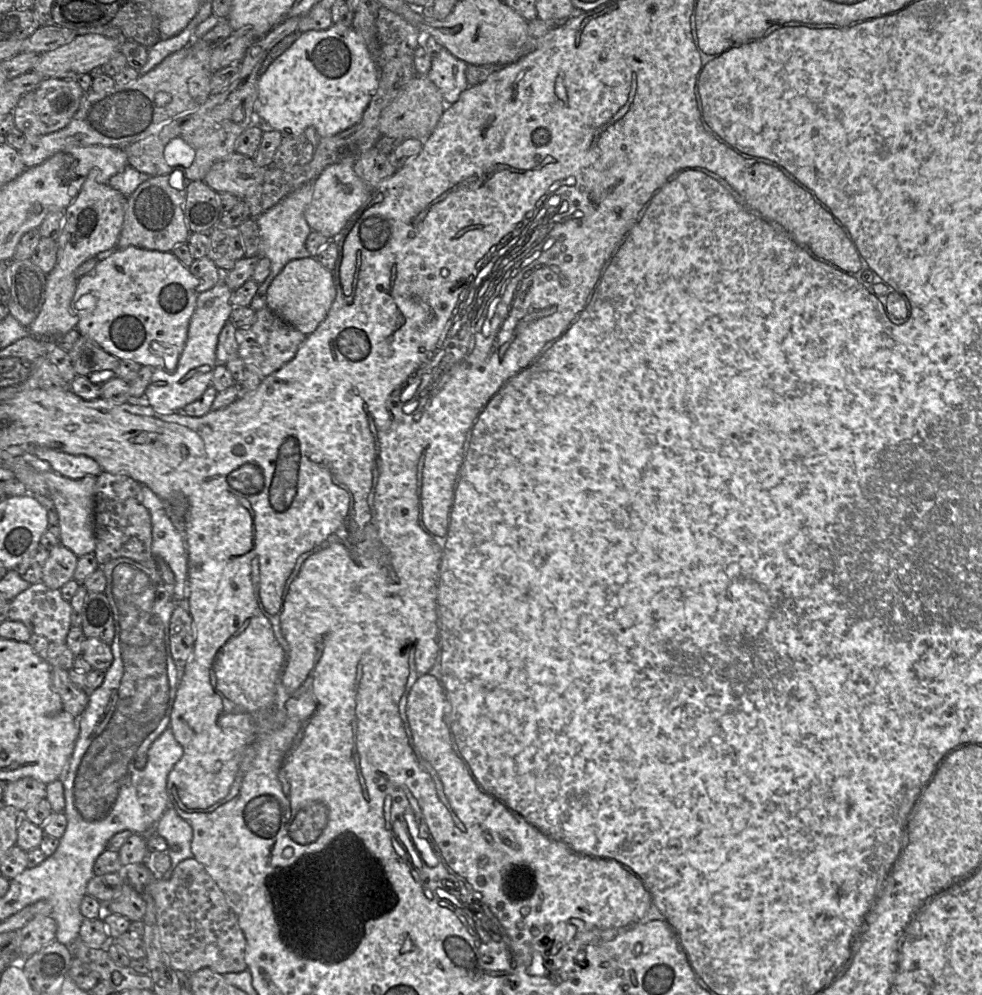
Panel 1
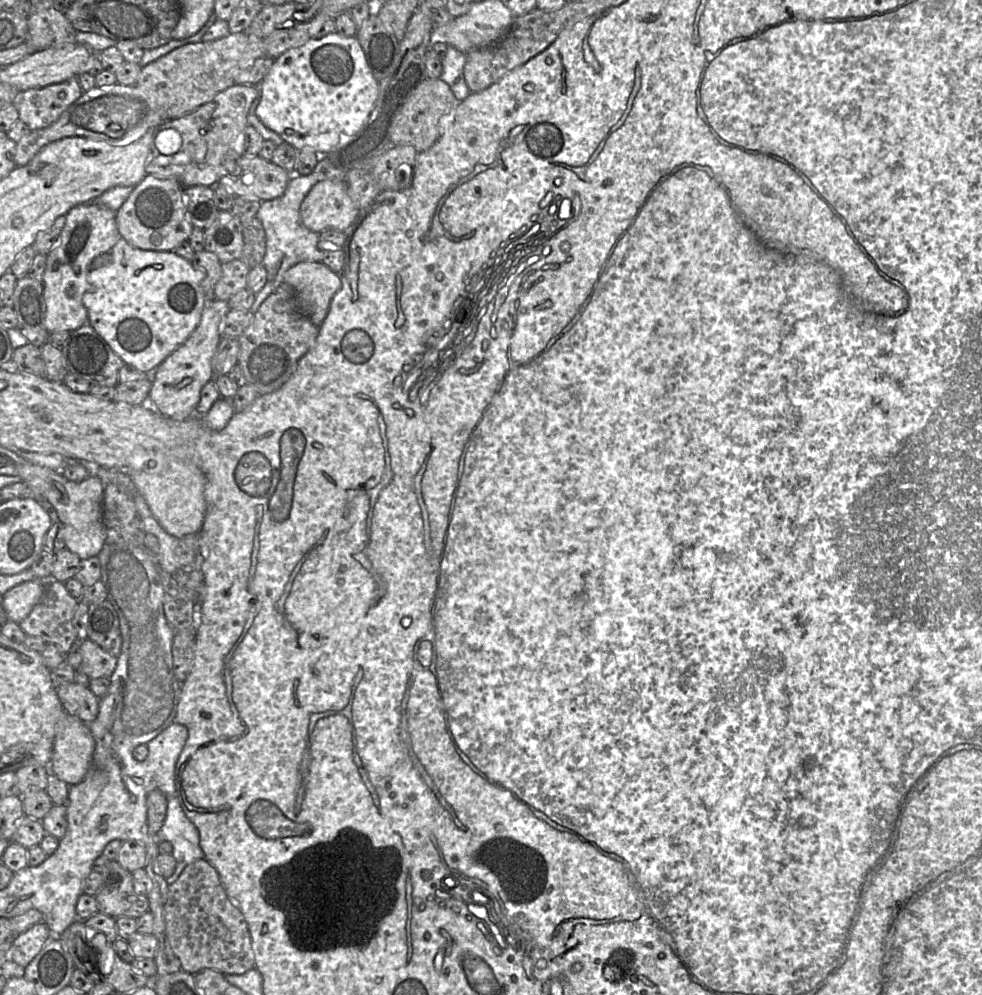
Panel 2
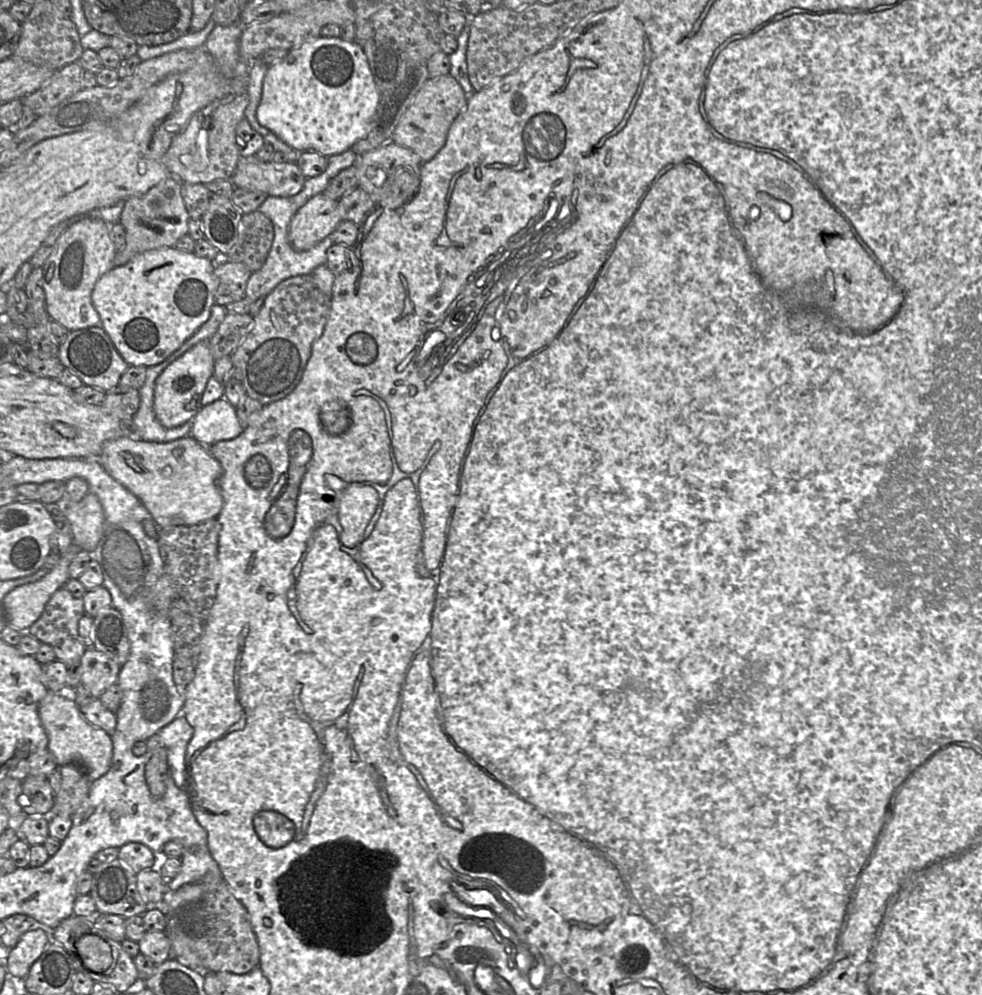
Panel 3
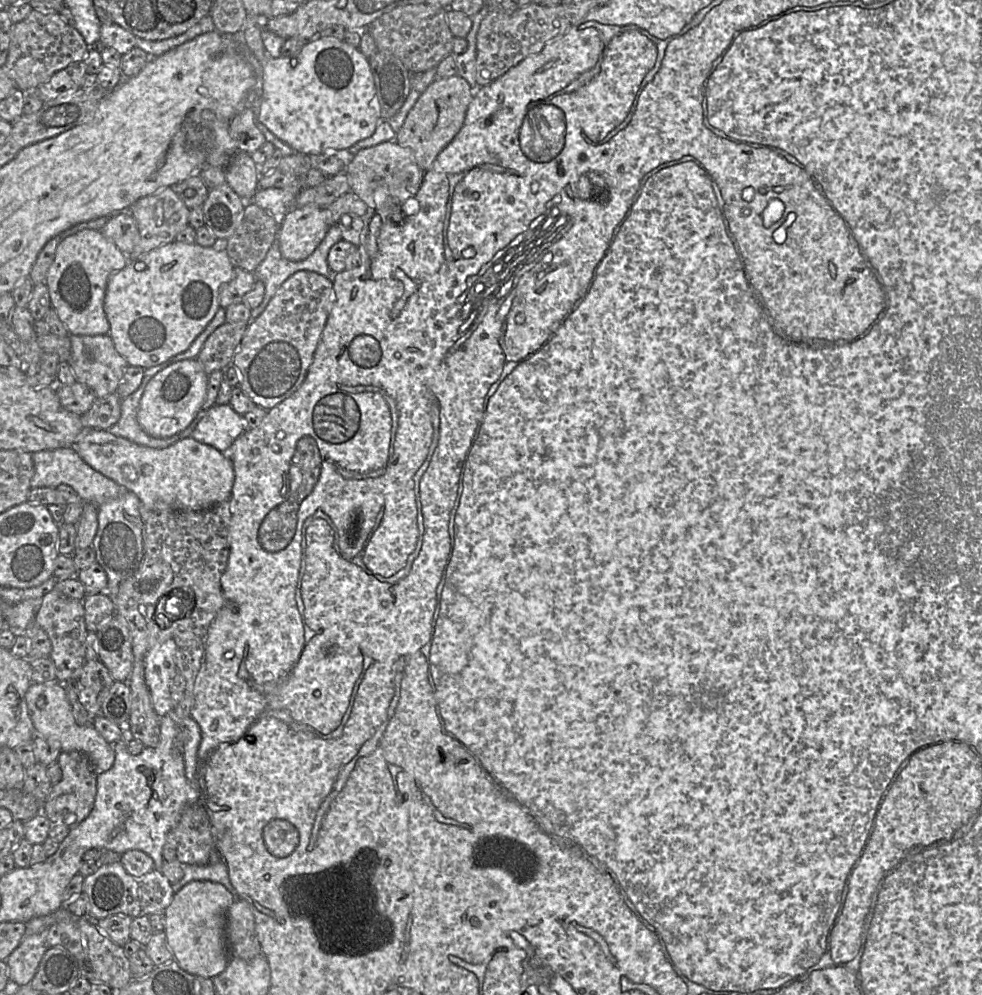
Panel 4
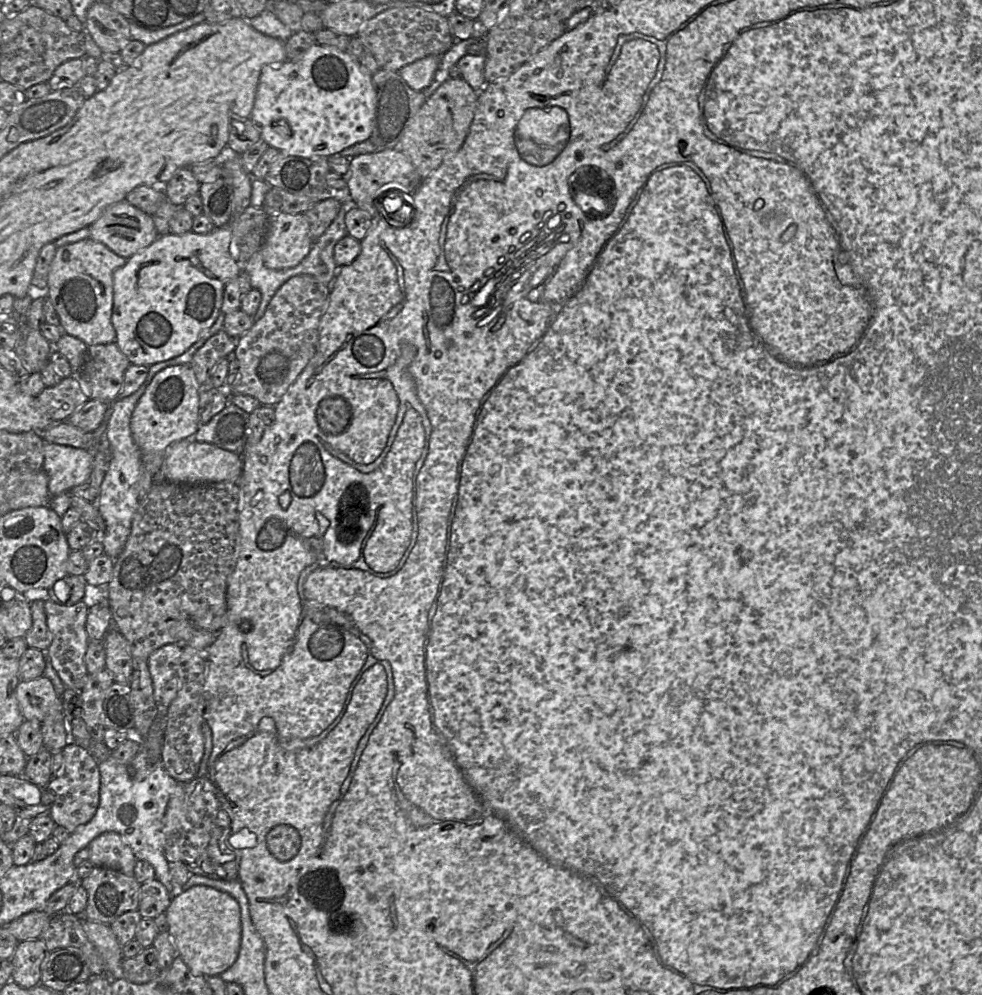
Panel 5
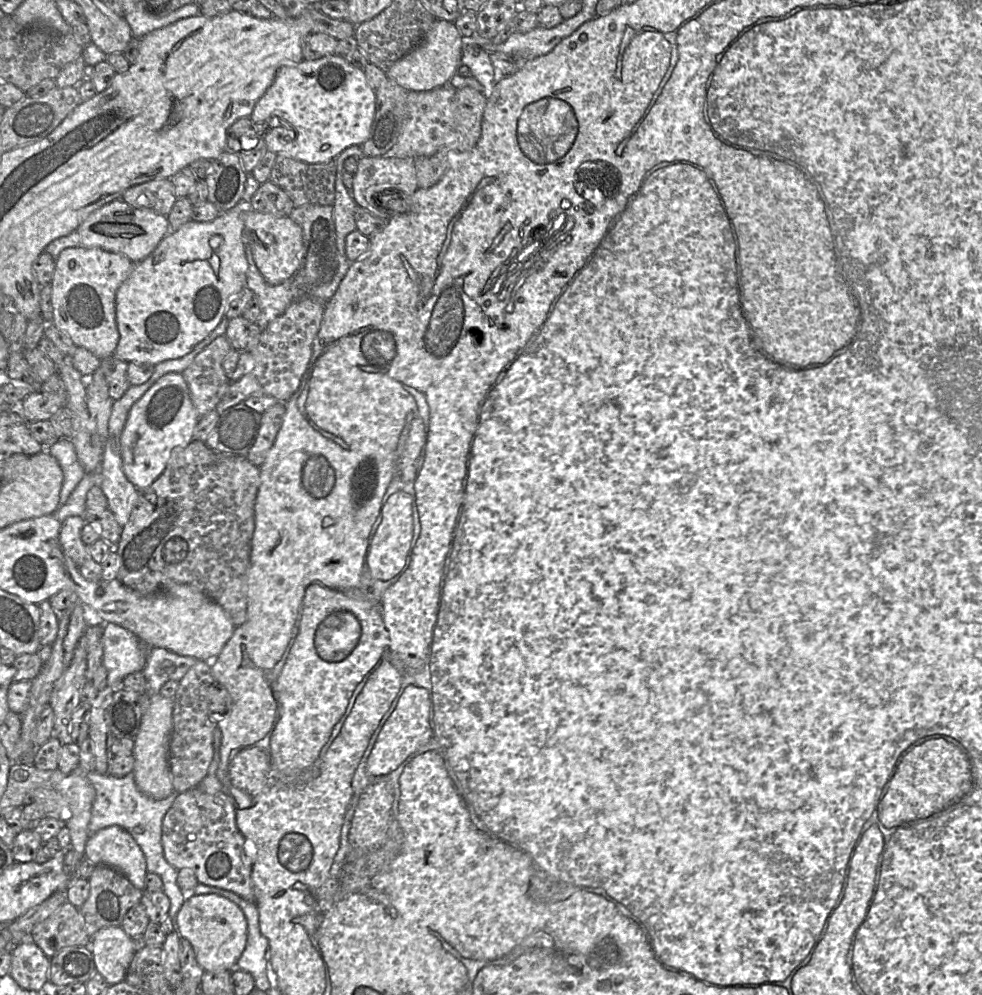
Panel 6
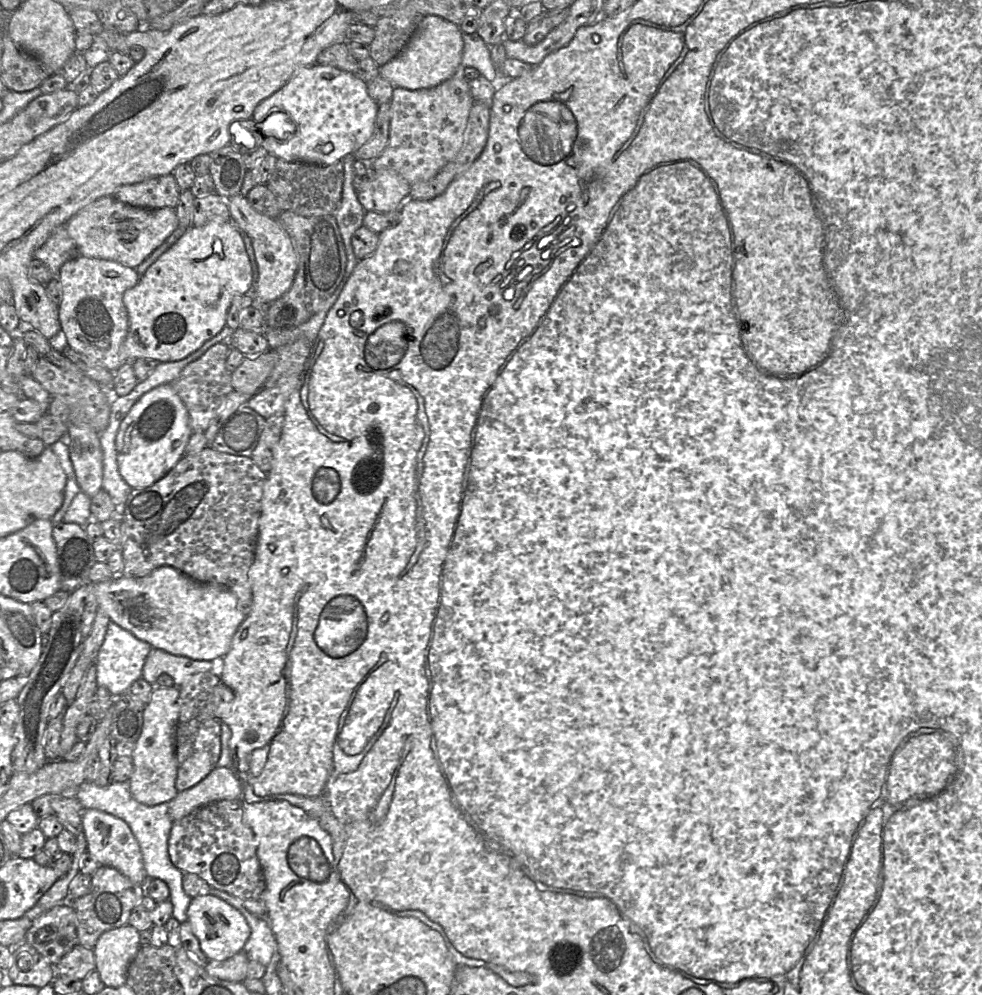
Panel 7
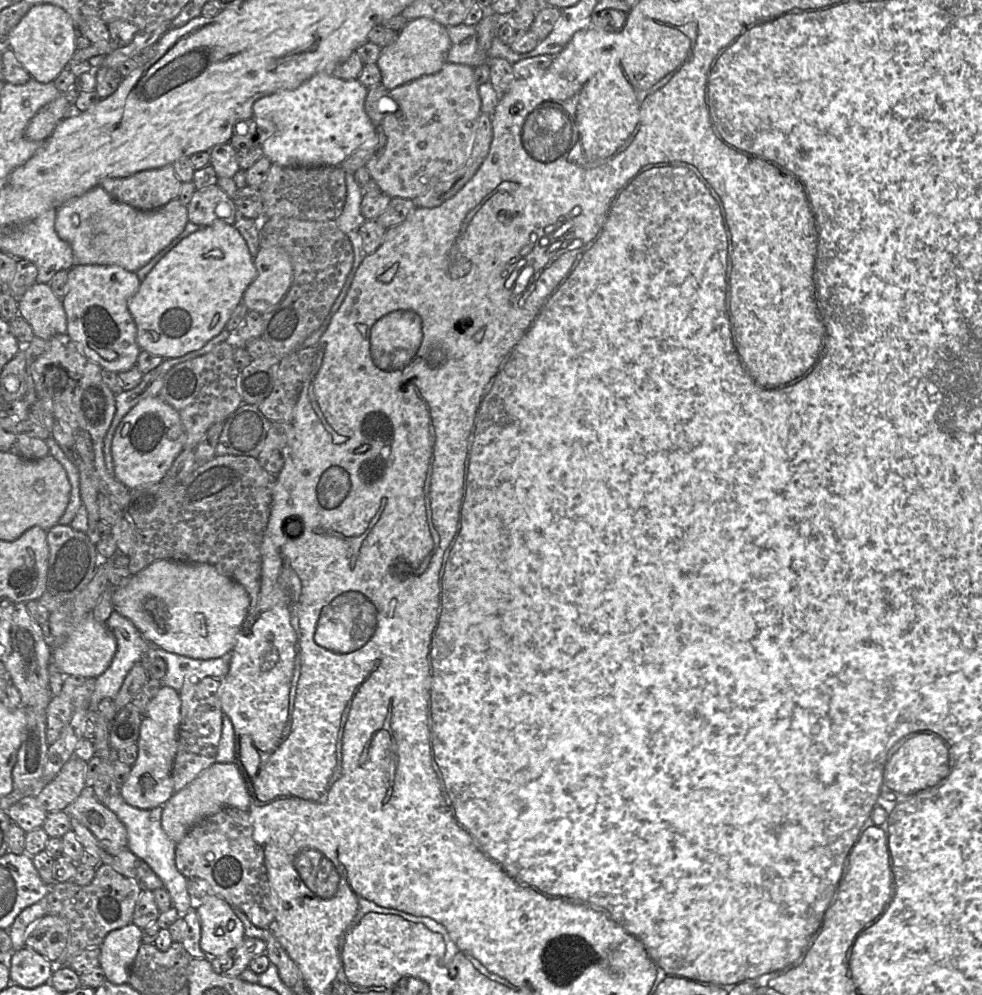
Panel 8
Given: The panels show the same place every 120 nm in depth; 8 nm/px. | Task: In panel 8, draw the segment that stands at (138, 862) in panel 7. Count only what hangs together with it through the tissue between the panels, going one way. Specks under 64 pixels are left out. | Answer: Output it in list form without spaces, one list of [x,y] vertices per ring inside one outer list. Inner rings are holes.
[[[86,786],[80,796],[63,811],[86,826],[108,853],[117,855],[128,848],[125,825],[98,800],[93,787]]]

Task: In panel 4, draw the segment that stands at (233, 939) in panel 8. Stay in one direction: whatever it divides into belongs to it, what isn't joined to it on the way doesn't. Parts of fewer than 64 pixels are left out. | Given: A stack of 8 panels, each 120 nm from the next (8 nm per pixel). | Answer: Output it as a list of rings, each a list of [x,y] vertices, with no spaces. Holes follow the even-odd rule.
[[[212,881],[189,882],[174,894],[171,904],[164,911],[165,934],[174,960],[183,970],[205,978],[213,978],[226,968],[229,962],[225,938],[226,912],[234,901],[235,897],[226,887]]]

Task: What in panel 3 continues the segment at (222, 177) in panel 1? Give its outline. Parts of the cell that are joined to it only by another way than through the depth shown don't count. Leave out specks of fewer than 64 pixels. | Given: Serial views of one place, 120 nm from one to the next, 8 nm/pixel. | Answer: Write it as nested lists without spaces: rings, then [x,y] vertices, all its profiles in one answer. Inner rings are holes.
[[[256,154],[240,156],[231,181],[236,188],[258,190],[268,196],[297,194],[306,177],[294,162],[274,163],[260,160]]]

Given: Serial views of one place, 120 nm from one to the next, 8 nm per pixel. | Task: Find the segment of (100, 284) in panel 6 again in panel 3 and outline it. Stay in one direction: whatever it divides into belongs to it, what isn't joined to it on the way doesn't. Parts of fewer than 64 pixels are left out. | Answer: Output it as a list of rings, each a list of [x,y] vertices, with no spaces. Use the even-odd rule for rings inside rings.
[[[84,218],[69,226],[57,239],[42,267],[45,307],[49,318],[69,331],[100,326],[100,316],[92,304],[91,293],[97,280],[115,267],[116,253],[108,223]]]

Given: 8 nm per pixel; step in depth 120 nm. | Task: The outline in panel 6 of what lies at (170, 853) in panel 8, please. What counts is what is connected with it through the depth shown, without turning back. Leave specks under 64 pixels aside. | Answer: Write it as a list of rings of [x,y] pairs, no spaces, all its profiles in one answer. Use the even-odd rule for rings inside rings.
[[[91,771],[87,774],[87,778],[96,792],[88,826],[89,836],[112,825],[120,826],[132,835],[145,856],[147,871],[158,874],[163,881],[163,891],[170,899],[168,915],[173,921],[175,930],[175,919],[187,893],[182,891],[177,884],[178,870],[164,856],[162,823],[178,793],[174,791],[167,798],[161,800],[152,799],[137,788],[133,771],[123,777],[115,777],[111,774],[102,775],[96,771]]]

